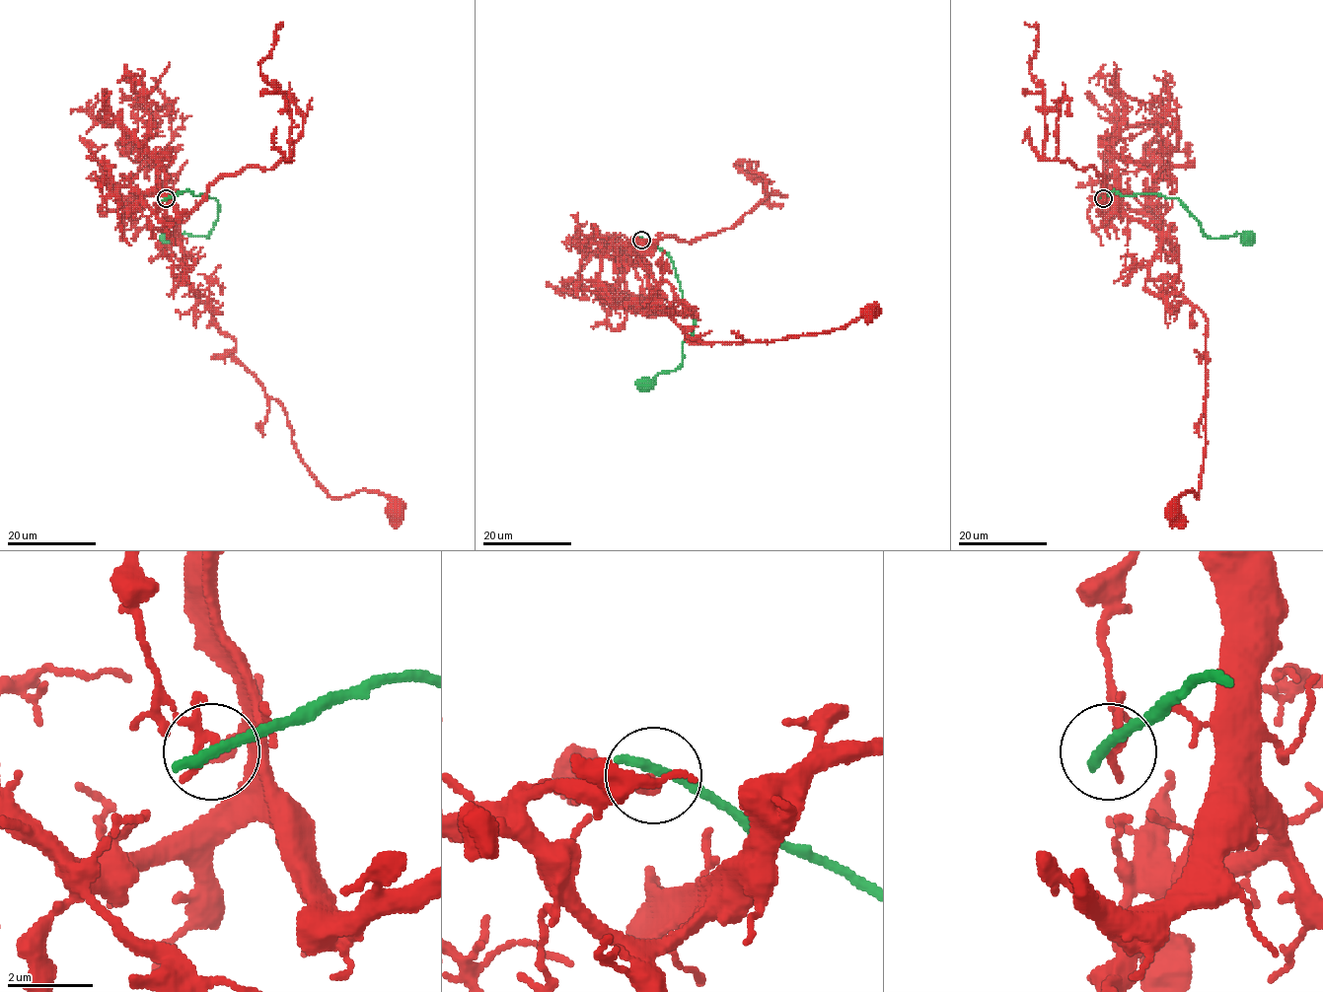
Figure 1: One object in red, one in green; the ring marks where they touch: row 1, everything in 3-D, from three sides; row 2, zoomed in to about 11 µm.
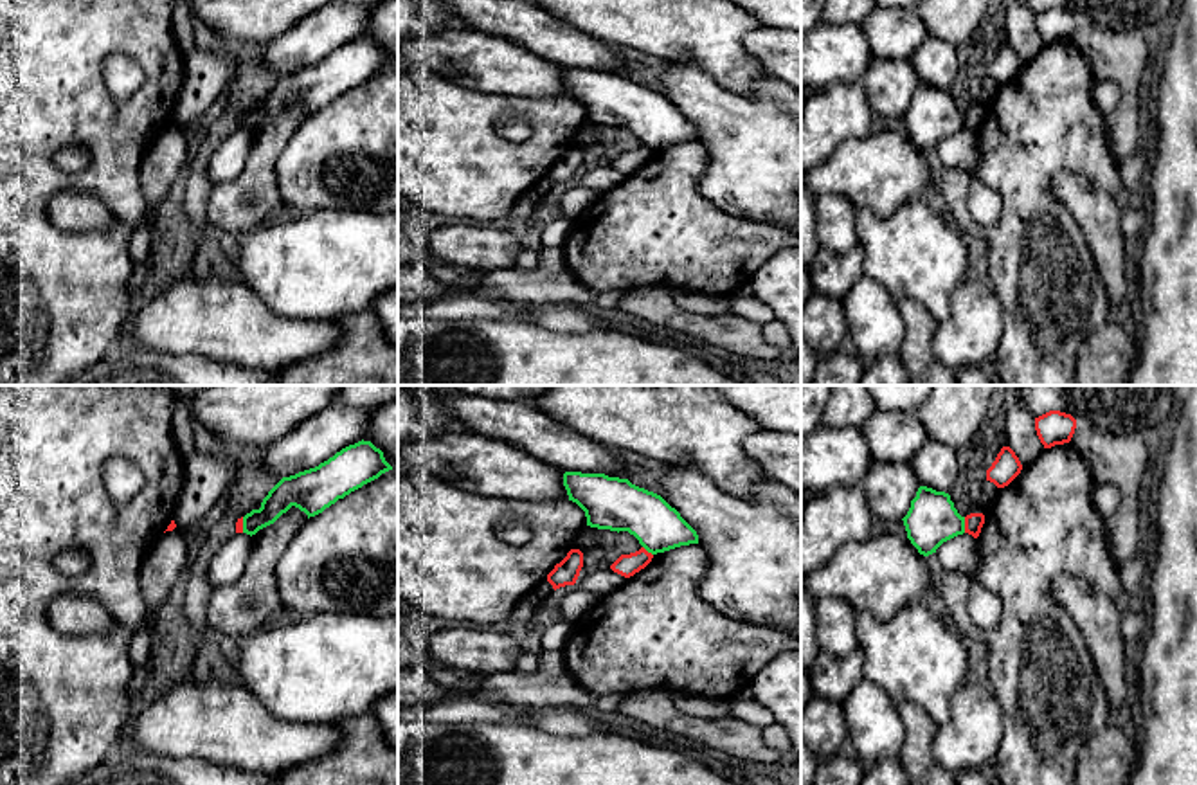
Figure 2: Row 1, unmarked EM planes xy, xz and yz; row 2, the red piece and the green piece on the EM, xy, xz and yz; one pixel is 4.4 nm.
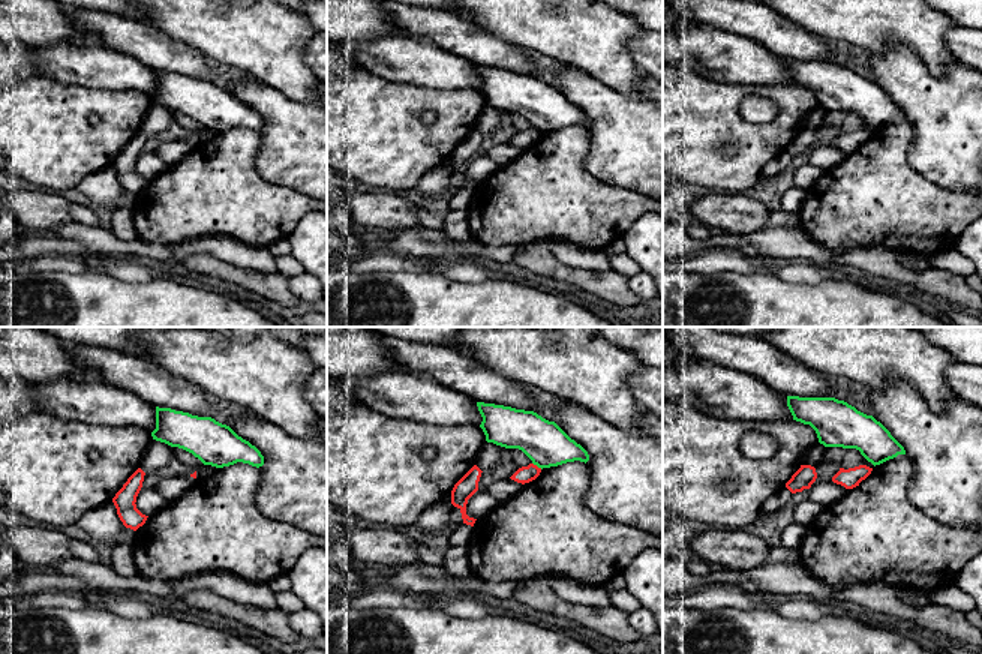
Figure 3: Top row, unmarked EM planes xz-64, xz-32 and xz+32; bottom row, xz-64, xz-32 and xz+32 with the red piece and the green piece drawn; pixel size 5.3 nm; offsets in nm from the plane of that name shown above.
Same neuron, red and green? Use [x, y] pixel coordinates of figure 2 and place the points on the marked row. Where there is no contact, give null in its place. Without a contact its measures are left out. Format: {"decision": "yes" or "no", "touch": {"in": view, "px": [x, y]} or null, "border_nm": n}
{"decision": "no", "touch": {"in": "yz", "px": [965, 524]}, "border_nm": 70}

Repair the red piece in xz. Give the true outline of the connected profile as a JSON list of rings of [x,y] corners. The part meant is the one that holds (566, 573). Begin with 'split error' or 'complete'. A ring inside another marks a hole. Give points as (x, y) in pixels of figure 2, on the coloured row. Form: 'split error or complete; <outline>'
complete; [[[571,549],[567,556],[547,574],[547,582],[554,591],[565,585],[574,585],[581,567],[583,553],[580,549]]]

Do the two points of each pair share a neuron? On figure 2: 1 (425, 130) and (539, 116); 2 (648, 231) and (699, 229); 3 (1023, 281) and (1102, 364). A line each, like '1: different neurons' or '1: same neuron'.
1: same neuron
2: same neuron
3: different neurons

